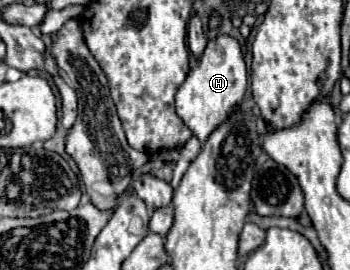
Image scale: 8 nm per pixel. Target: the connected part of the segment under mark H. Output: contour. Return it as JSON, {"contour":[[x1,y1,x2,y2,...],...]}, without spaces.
{"contour":[[217,35,207,43,207,49,195,69,187,73,185,83,175,97,177,115,191,129,191,133,205,143,207,137,239,107,247,91,247,69,241,55,241,45,229,35]]}

